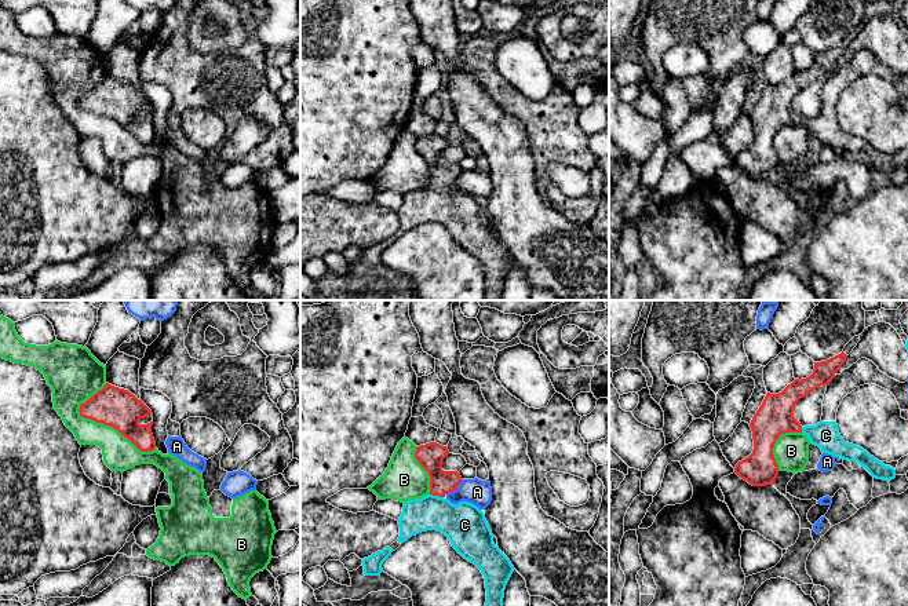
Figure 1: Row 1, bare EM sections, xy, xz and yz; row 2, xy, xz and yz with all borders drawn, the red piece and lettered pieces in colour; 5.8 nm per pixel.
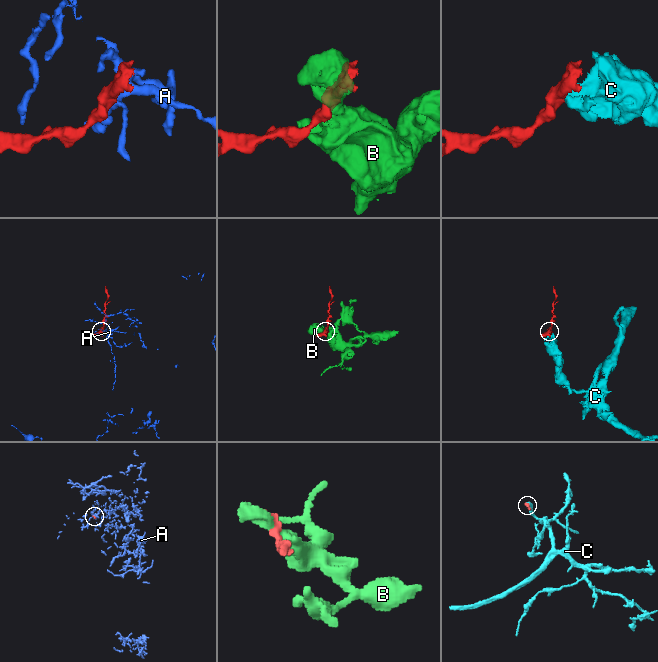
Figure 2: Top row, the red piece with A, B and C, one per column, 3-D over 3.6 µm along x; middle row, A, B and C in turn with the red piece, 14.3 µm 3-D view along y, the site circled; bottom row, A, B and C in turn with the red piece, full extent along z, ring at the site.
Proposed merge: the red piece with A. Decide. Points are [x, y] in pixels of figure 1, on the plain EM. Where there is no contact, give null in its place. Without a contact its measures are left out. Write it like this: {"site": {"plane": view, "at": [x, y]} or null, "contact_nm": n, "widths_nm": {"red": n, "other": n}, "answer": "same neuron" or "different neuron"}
{"site": {"plane": "xz", "at": [455, 181]}, "contact_nm": 130, "widths_nm": {"red": 150, "other": 150}, "answer": "different neuron"}

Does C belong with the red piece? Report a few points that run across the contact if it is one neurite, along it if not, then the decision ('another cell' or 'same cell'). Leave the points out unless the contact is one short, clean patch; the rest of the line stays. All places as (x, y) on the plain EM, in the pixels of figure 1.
xz (430, 148), (437, 165), (437, 186), (465, 216) | same cell

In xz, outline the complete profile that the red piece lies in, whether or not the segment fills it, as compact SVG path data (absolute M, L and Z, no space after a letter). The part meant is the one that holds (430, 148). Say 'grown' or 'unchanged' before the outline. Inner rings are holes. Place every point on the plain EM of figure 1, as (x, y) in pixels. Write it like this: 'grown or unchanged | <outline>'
grown | M437 134L416 139L415 149L430 168L430 185L404 194L397 233L402 236L427 222L441 223L452 238L484 266L486 280L484 300L503 300L504 281L514 258L493 234L485 205L477 197L467 193L452 196L444 189L456 182L462 174L457 163L442 161L442 152L448 146L448 139Z

